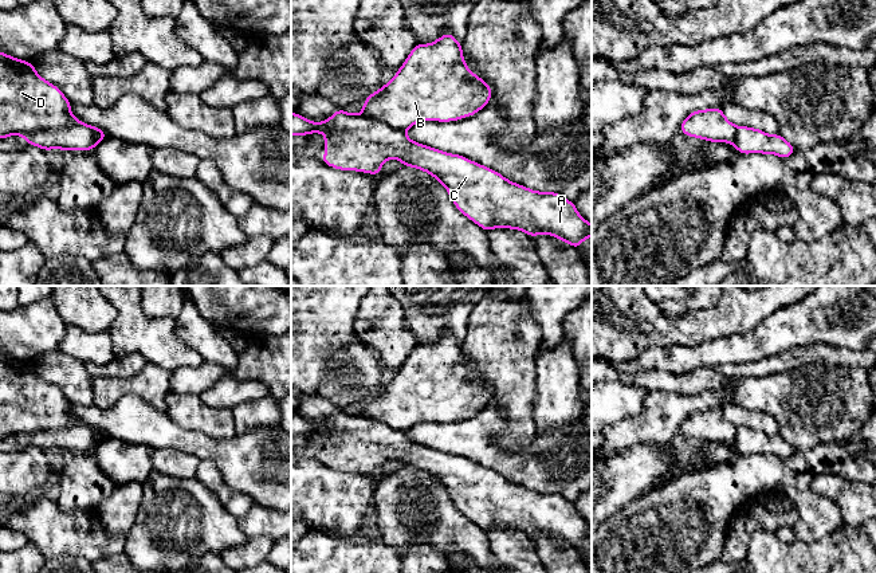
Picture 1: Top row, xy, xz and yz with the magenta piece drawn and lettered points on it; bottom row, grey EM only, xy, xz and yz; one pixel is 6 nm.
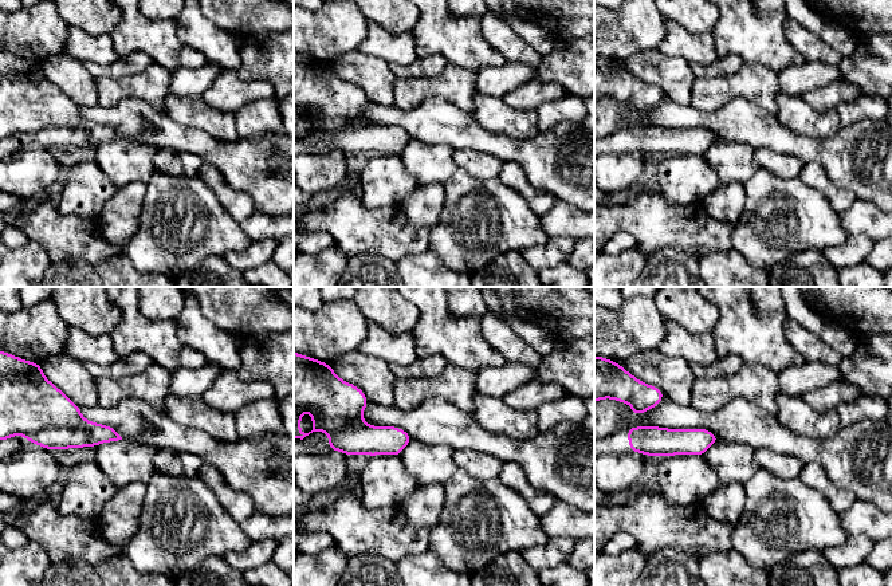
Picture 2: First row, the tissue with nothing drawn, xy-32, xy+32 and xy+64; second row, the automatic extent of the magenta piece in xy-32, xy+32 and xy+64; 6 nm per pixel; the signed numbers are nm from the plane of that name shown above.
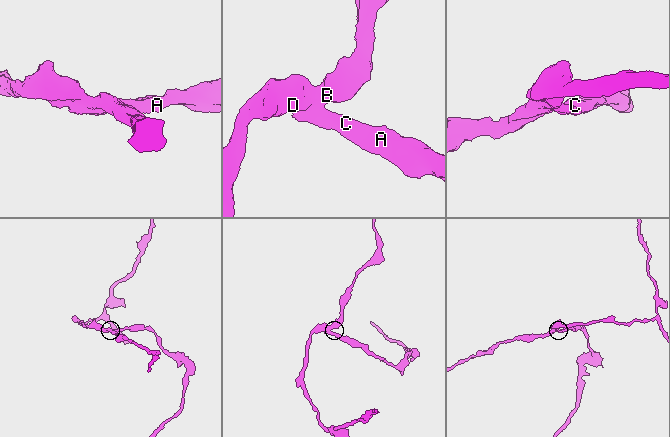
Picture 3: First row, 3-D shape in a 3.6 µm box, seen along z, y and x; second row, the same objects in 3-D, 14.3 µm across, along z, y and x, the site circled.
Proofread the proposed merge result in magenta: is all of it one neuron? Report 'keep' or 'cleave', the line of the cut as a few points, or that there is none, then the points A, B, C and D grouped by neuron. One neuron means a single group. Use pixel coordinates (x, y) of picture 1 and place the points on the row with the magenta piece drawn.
cleave | xy (82, 122), (39, 128), (23, 134) | A C / B D

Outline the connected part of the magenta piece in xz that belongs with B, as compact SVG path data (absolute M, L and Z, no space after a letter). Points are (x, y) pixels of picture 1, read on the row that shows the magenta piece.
M451 32L431 44L417 43L389 83L364 101L362 117L406 130L423 121L451 122L475 115L491 99L490 85L475 75L463 58L463 47Z

